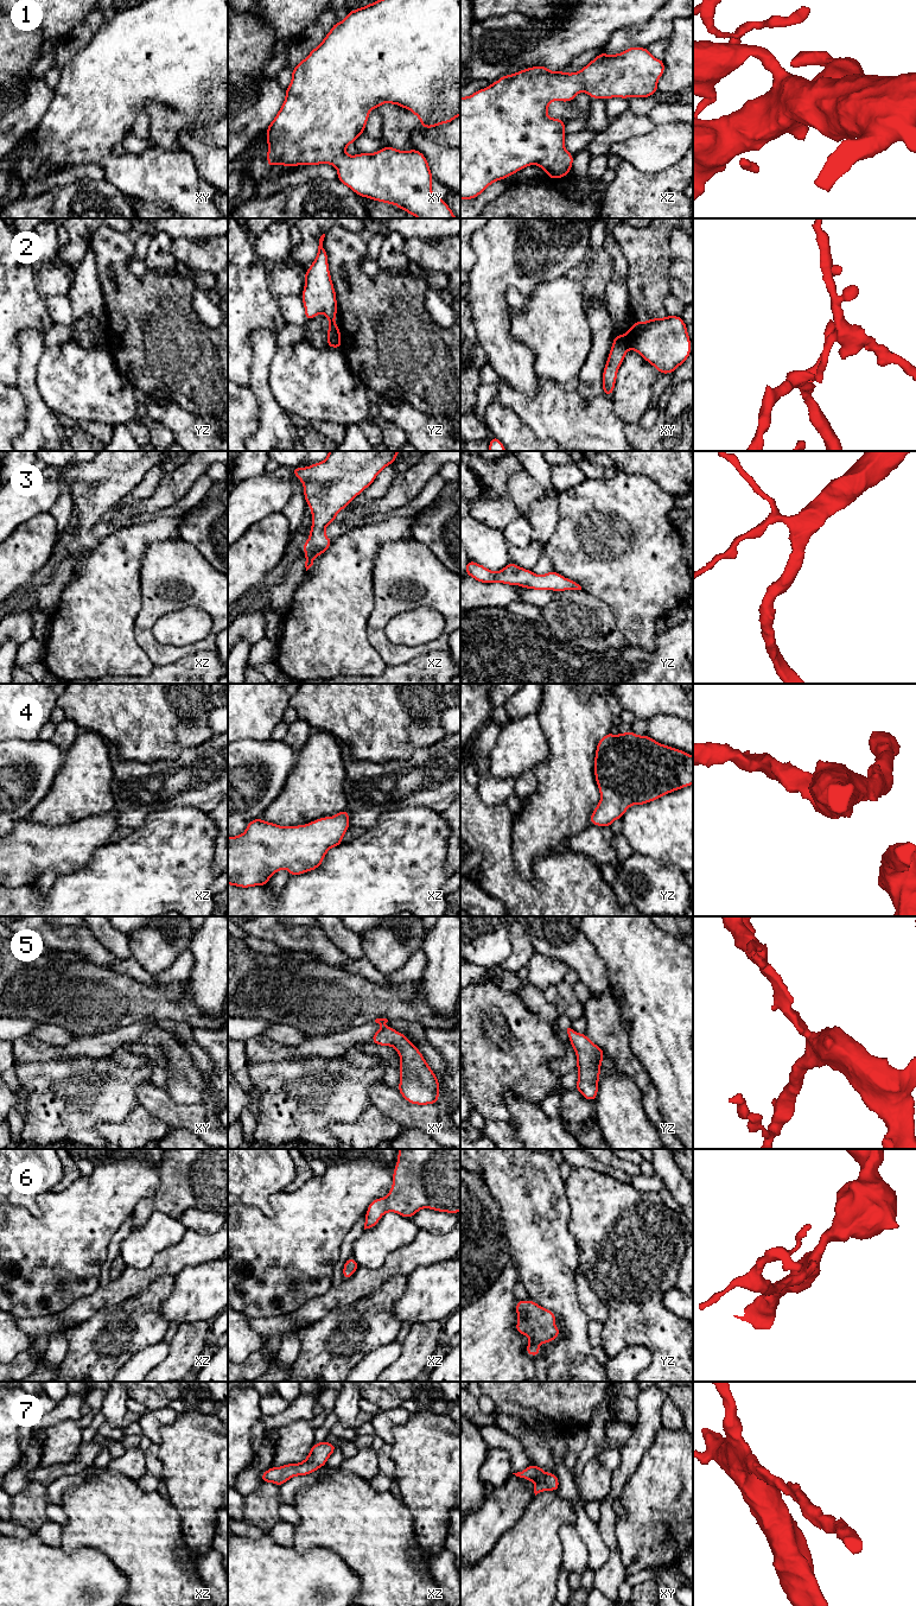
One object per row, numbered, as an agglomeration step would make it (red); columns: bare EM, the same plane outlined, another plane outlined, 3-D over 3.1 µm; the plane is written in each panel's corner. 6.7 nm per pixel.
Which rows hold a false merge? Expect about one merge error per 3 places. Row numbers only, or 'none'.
2

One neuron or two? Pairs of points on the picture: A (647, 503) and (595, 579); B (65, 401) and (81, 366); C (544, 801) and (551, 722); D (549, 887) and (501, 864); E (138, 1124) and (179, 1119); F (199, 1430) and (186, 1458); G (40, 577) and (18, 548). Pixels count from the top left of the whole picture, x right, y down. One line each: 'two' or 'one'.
A: one
B: one
C: one
D: one
E: two
F: one
G: two

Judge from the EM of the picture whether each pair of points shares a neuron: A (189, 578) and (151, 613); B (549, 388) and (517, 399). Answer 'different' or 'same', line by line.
A: same
B: same

